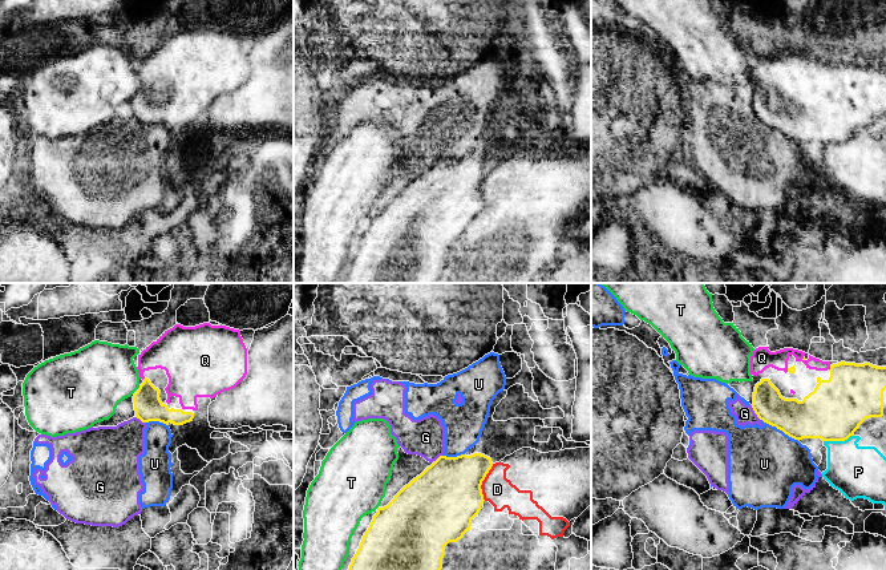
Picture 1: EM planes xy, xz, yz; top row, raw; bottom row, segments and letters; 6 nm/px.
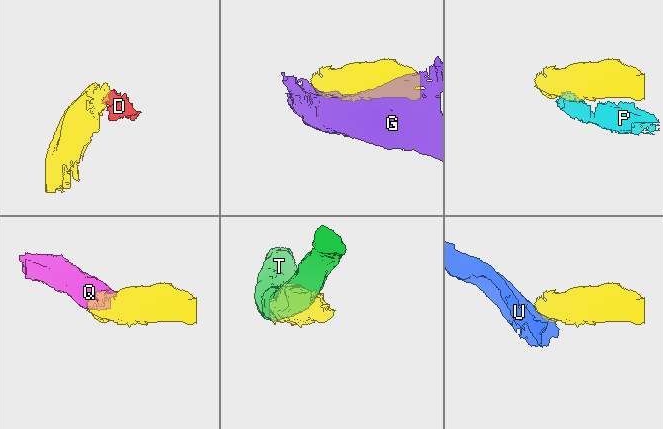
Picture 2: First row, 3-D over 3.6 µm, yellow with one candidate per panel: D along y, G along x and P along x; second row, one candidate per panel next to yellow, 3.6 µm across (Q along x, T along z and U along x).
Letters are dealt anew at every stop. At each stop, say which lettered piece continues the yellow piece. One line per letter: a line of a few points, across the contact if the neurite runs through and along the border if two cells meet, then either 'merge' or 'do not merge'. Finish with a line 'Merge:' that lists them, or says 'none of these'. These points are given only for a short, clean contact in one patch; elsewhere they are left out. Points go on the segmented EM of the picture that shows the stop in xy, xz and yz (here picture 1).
D: line xz (493, 464), (481, 485), (484, 500); do not merge
G: do not merge
P: do not merge
Q: merge
T: do not merge
U: line yz (760, 419), (798, 441); do not merge
Merge: Q

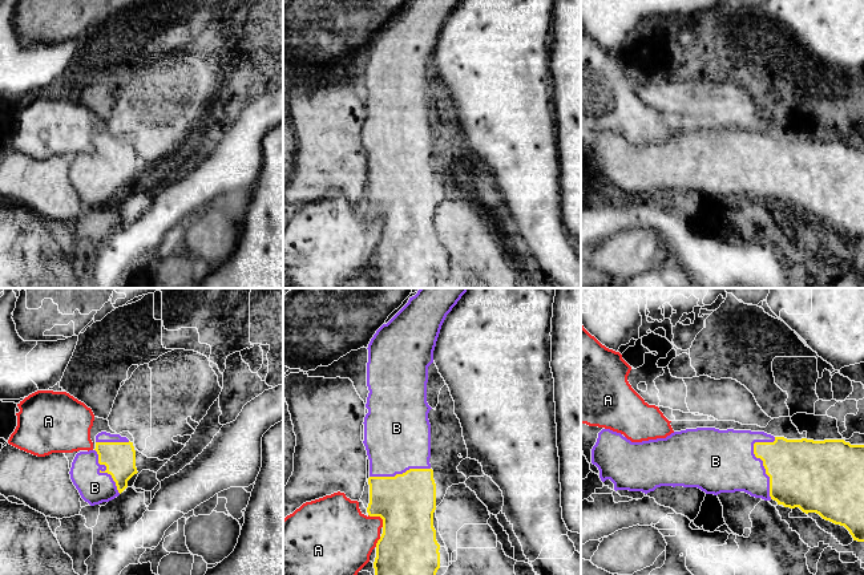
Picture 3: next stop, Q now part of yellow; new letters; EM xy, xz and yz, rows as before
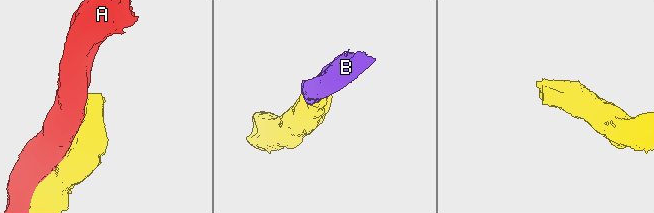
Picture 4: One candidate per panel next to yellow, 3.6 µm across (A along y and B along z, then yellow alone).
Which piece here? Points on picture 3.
A: do not merge
B: merge
Merge: B

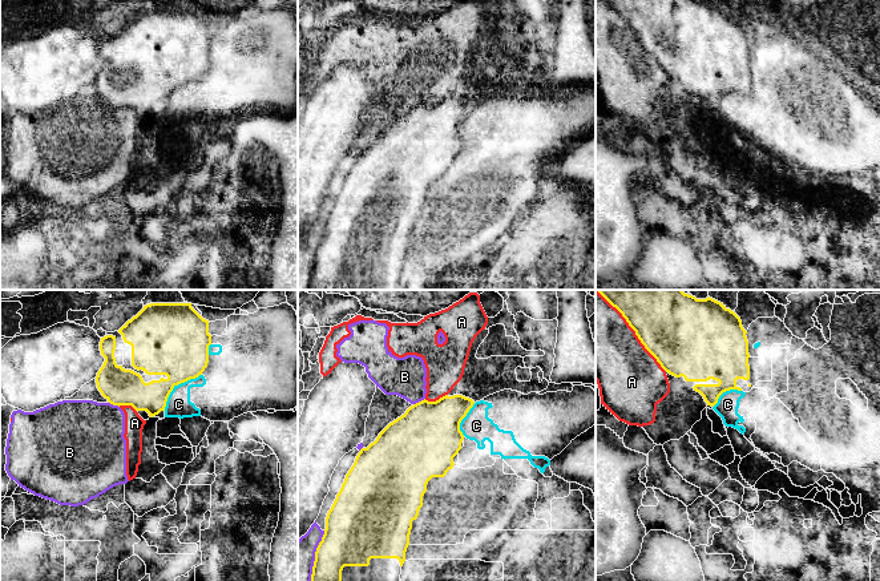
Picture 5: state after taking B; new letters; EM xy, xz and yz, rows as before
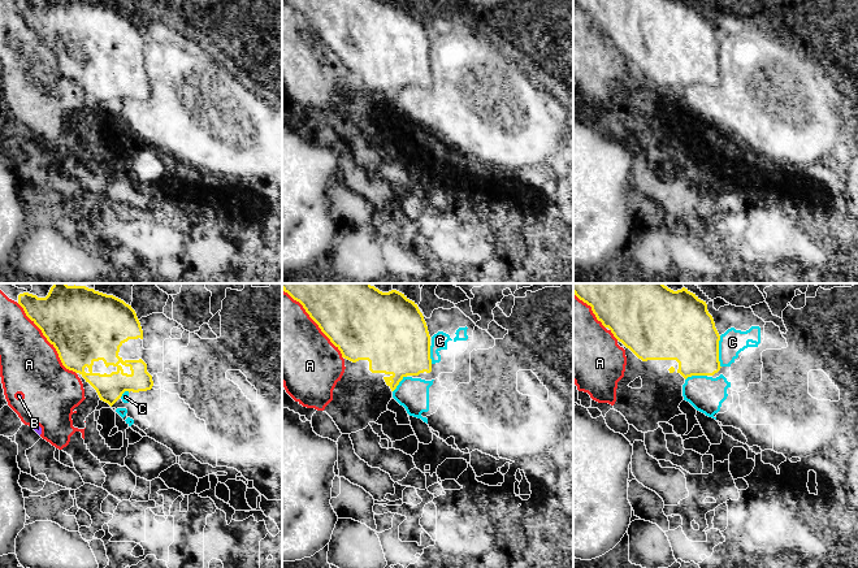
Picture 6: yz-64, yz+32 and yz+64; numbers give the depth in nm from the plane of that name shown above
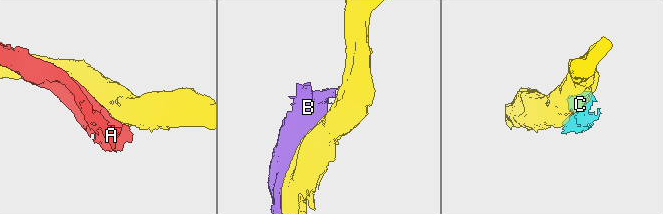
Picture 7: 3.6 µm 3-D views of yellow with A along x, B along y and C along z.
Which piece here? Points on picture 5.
A: do not merge
B: do not merge
C: line xy (201, 374), (178, 383), (170, 392), (164, 410); do not merge
Merge: none of these

